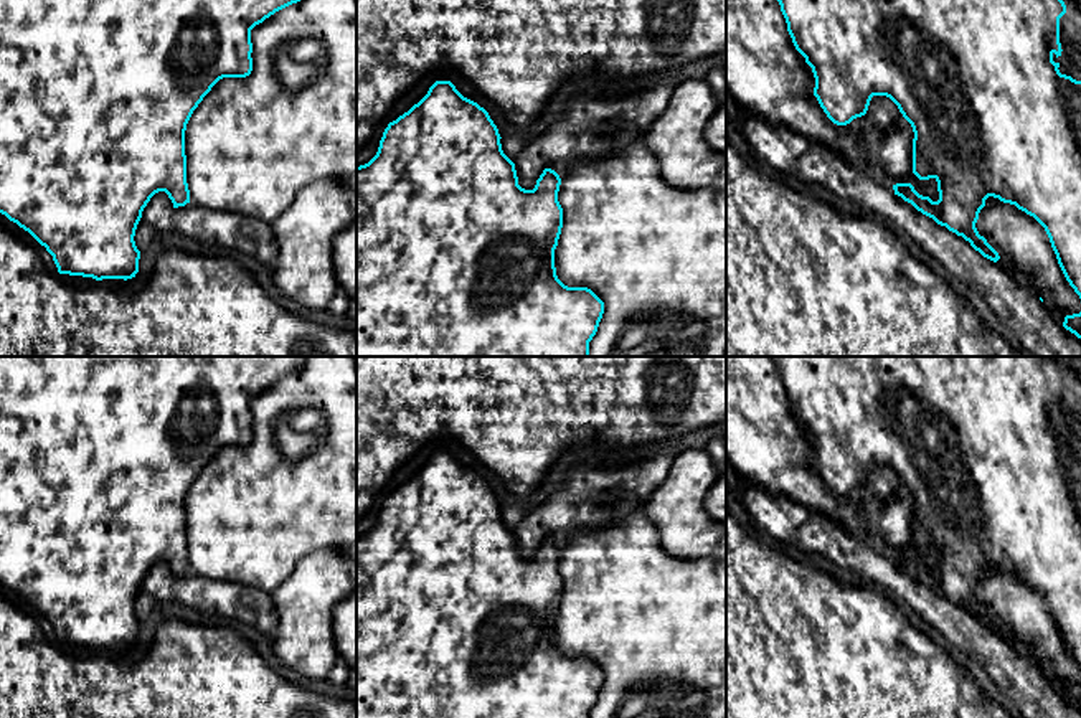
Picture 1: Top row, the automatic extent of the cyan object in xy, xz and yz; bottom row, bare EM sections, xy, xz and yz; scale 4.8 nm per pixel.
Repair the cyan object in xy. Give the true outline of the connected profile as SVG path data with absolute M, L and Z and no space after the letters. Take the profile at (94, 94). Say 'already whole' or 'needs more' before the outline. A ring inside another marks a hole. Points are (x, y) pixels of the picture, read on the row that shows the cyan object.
already whole | M0 0L0 213L46 248L59 274L96 281L135 277L140 251L134 236L150 198L165 191L173 208L190 203L185 130L193 111L220 79L251 74L251 30L297 2L300 0Z

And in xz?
already whole | M436 81L418 104L388 124L376 155L356 167L356 357L589 357L604 302L591 289L568 287L556 276L555 249L563 228L561 178L545 168L533 190L522 188L500 139L484 107L464 97L451 81Z

